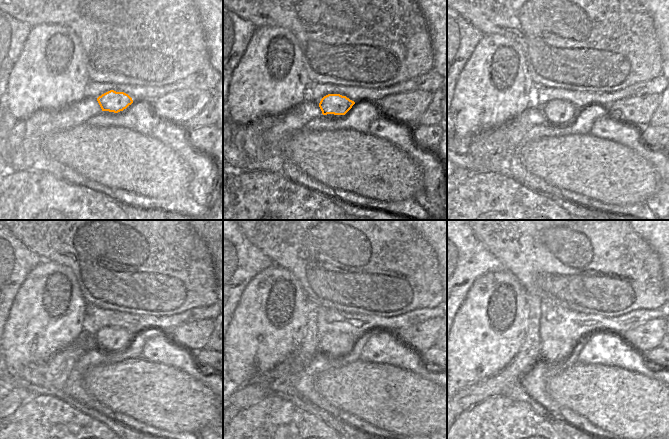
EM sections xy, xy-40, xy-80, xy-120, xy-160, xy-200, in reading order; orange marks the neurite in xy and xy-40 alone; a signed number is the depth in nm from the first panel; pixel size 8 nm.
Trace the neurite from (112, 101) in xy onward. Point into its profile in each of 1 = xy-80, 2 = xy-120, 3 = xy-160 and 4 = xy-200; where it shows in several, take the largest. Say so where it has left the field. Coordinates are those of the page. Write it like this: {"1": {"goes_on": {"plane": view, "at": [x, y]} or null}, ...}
{"1": {"goes_on": {"plane": "xy-80", "at": [563, 110]}}, "2": {"goes_on": {"plane": "xy-120", "at": [107, 338]}}, "3": {"goes_on": {"plane": "xy-160", "at": [333, 344]}}, "4": {"goes_on": {"plane": "xy-200", "at": [552, 350]}}}

